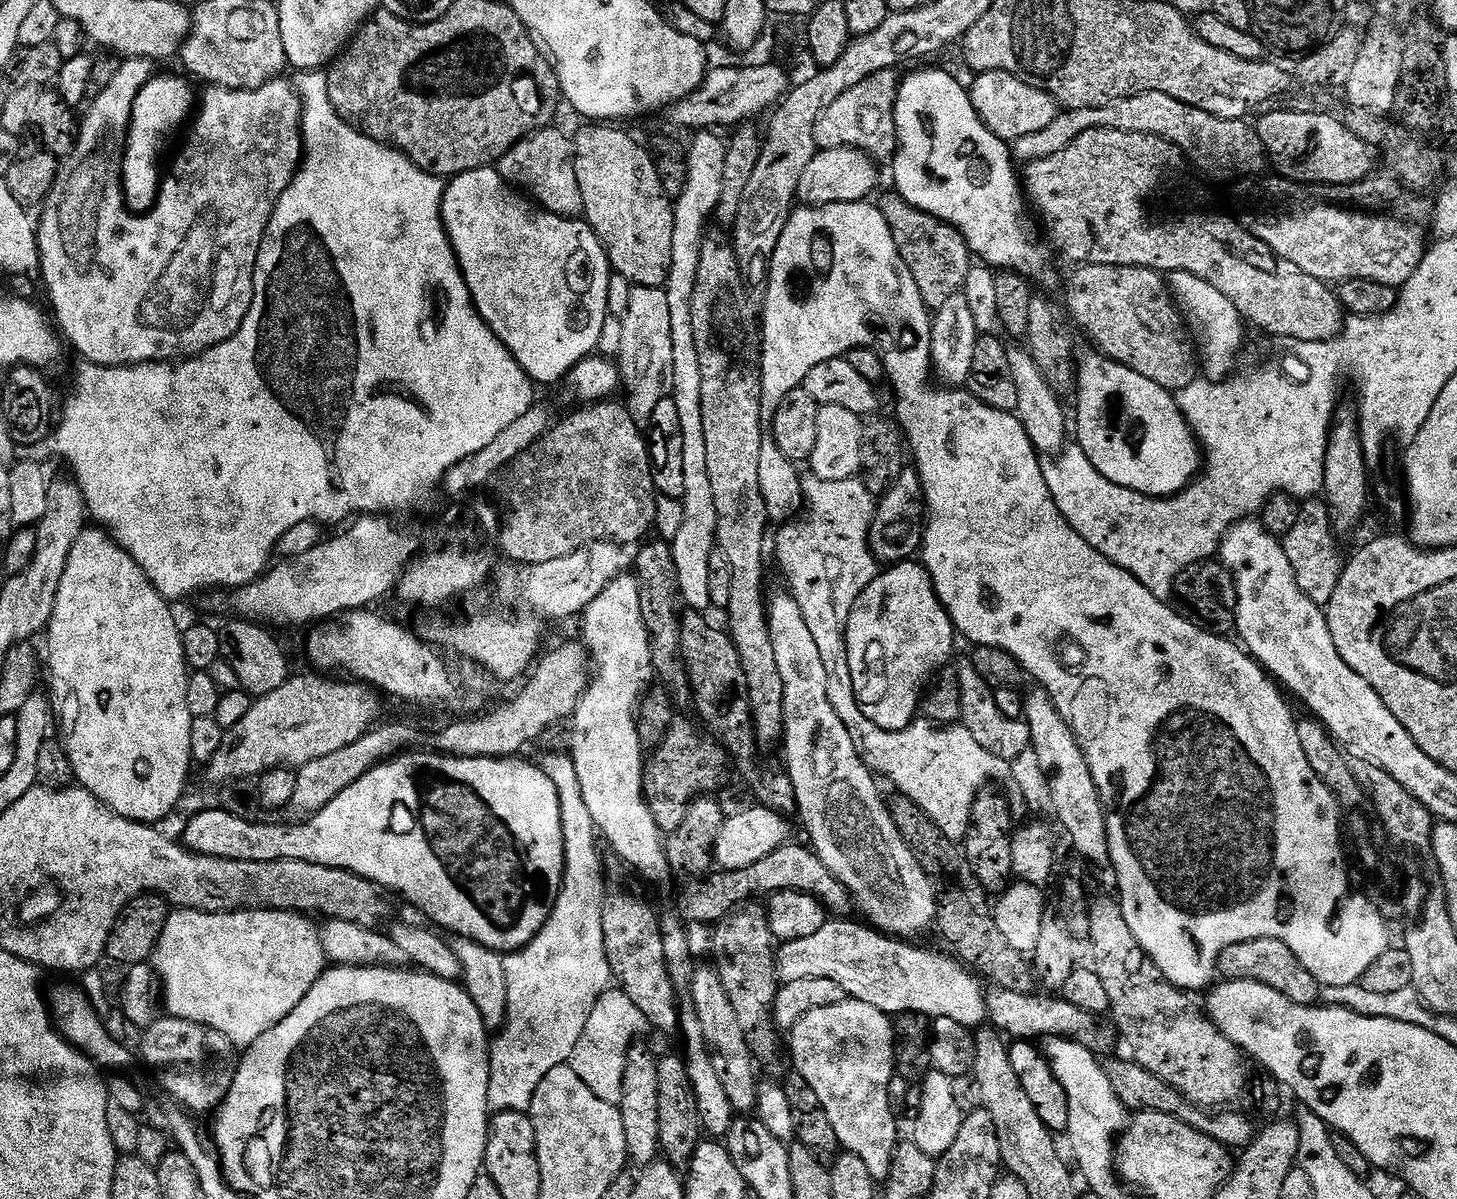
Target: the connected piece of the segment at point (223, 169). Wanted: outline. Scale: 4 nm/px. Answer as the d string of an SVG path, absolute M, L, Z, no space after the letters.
M125 59L120 65L118 74L114 74L114 78L110 82L110 86L106 86L106 90L102 90L102 94L91 97L90 103L92 105L88 108L88 113L85 114L84 120L82 116L82 123L78 128L78 135L75 137L72 145L72 151L68 153L65 161L60 166L60 172L56 176L54 186L50 190L48 199L42 205L44 213L40 216L40 224L38 220L38 227L36 231L36 242L40 254L40 273L42 281L48 287L48 296L52 299L52 308L56 311L55 323L58 325L59 331L62 333L63 339L68 340L81 352L83 359L90 364L101 364L104 368L123 368L130 364L155 364L157 362L183 362L191 357L200 356L206 350L210 350L214 346L218 346L222 342L226 342L235 334L242 326L242 322L246 318L246 314L252 305L254 298L254 274L256 273L256 263L258 262L258 254L260 247L264 241L264 235L268 229L270 218L276 209L276 203L280 200L280 195L283 194L292 184L293 178L296 176L296 169L300 166L302 159L302 151L304 149L304 137L300 131L300 123L302 122L302 110L304 107L300 104L300 95L296 93L295 87L291 83L287 84L287 79L277 78L271 80L266 86L258 86L254 90L230 90L229 88L217 88L215 86L207 89L208 93L205 96L201 95L198 100L198 111L195 113L194 119L191 121L190 127L187 129L188 141L184 144L184 149L176 156L176 176L165 175L160 181L160 193L156 195L156 205L150 209L149 212L143 214L133 214L129 212L126 205L124 205L124 185L122 183L122 169L124 166L124 146L128 142L128 127L130 126L130 118L134 110L134 98L142 90L142 86L146 86L146 82L150 82L154 75L154 64L150 60L129 60Z

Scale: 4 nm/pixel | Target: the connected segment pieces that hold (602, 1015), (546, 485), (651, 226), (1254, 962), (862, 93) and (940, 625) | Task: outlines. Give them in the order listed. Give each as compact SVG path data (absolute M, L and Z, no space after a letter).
M622 990L603 992L594 1002L594 1010L590 1010L590 1018L586 1018L586 1030L582 1030L582 1038L578 1038L578 1046L574 1046L574 1054L570 1061L574 1074L602 1098L602 1102L610 1102L617 1106L622 1102L622 1086L626 1074L626 1058L633 1044L637 1043L636 1032L649 1031L650 1025L646 1014L634 1006L634 1002Z
M597 402L587 406L580 406L577 412L572 412L564 421L553 423L549 430L532 448L527 449L515 461L506 468L508 481L504 484L504 504L508 507L508 513L503 513L498 529L500 536L500 548L505 552L507 559L513 564L541 564L542 562L554 562L554 558L566 558L566 554L574 554L574 550L582 550L582 546L610 540L614 544L636 546L645 539L644 536L652 528L656 520L656 500L658 493L652 477L652 458L648 455L648 441L641 425L634 422L627 407L623 403Z
M588 122L583 125L574 135L574 151L576 154L576 173L578 174L578 186L582 189L582 202L584 210L583 219L587 220L588 225L594 230L594 234L604 244L604 249L608 252L608 263L612 265L612 271L615 275L626 278L632 285L638 288L663 288L668 282L670 274L670 254L674 251L674 200L669 196L662 178L658 178L656 161L647 147L643 148L632 136L627 136L623 132L623 127L609 126L604 122Z
M1254 938L1250 942L1238 942L1234 946L1226 946L1216 964L1217 973L1224 980L1253 980L1262 982L1262 986L1270 986L1270 990L1278 990L1290 1002L1298 1002L1309 1006L1315 1005L1320 999L1322 985L1302 966L1302 962L1278 938Z
M887 68L866 82L858 82L830 110L822 114L816 127L816 147L857 148L877 162L891 161L896 154L896 95L900 93L900 80L893 69Z
M920 562L885 567L874 578L874 582L866 586L866 590L852 607L844 637L848 647L850 674L854 678L854 694L860 703L862 714L866 714L866 718L870 718L874 726L887 732L905 732L912 721L917 719L926 689L937 674L949 667L948 659L952 656L952 647L958 641L952 619L938 598L927 568Z

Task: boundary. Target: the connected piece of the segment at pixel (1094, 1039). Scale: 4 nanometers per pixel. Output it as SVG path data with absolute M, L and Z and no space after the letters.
M1004 988L989 991L986 999L991 1027L999 1030L1005 1037L1011 1038L1013 1041L1040 1042L1045 1038L1055 1038L1078 1042L1078 1046L1086 1046L1086 1050L1097 1054L1115 1050L1116 1044L1118 1045L1118 1029L1111 1019L1086 1014L1086 1010L1078 1010L1078 1006L1070 1006L1070 1002L1066 1002L1063 998L1051 1000L1048 996L1051 995L1033 994L1027 996L1017 992L1007 992Z

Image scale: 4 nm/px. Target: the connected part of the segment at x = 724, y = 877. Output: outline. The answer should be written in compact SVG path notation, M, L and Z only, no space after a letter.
M795 842L784 844L778 850L774 850L774 854L766 854L766 858L754 862L754 866L746 866L746 870L733 872L716 870L699 882L688 882L684 893L676 900L677 910L675 911L679 919L689 925L712 926L736 911L738 906L756 902L771 896L774 892L786 890L805 892L808 896L813 896L824 907L824 911L833 917L848 918L853 915L854 901L852 895L846 890L846 886L842 886L842 882L838 882L838 878L830 874L830 866L826 866L826 862L818 858L815 850L808 846L803 848Z

